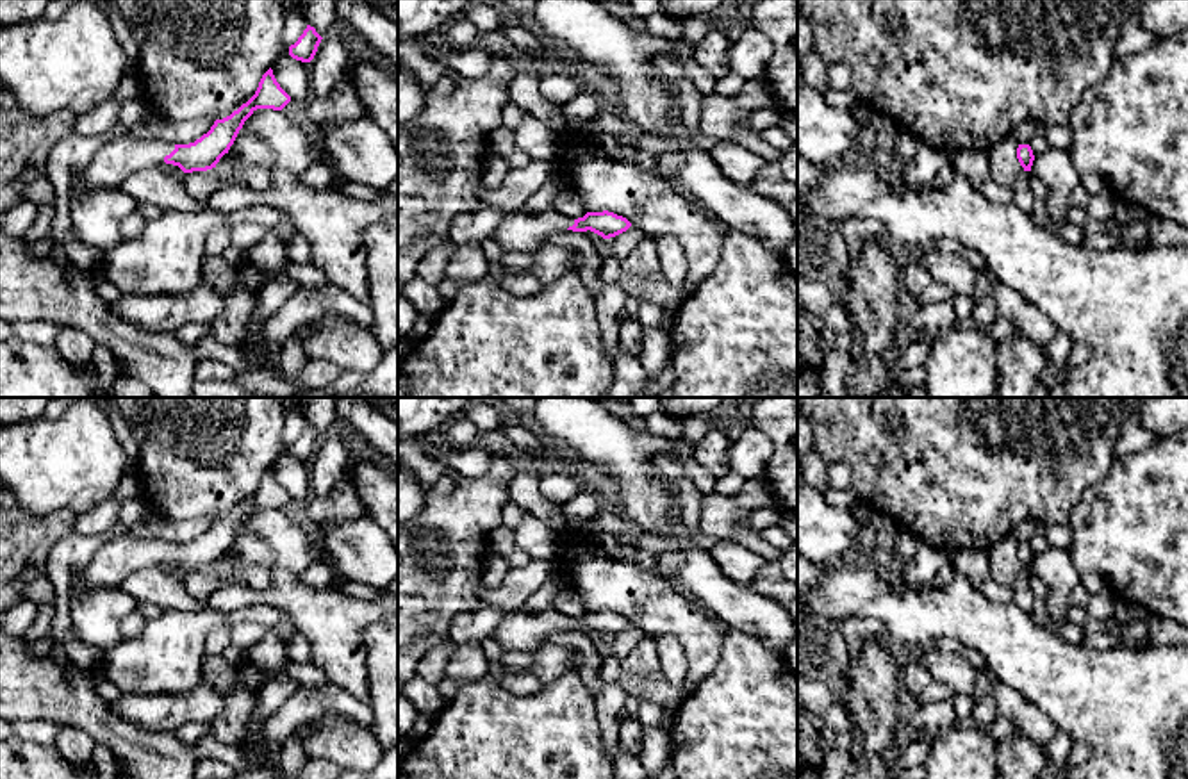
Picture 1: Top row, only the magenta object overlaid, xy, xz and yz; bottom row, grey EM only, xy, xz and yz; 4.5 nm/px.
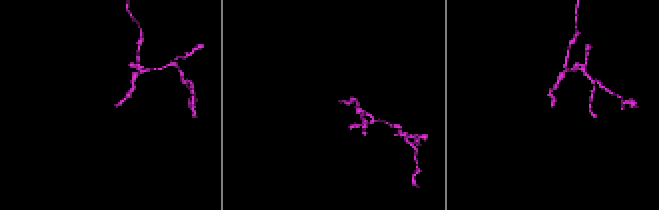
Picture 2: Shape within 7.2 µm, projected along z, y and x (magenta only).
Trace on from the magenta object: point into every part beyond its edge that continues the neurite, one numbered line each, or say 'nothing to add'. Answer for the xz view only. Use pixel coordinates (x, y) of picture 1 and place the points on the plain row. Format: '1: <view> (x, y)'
1: xz (518, 631)

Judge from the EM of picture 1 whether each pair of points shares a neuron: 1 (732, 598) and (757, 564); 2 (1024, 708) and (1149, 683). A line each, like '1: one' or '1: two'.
1: two
2: two

